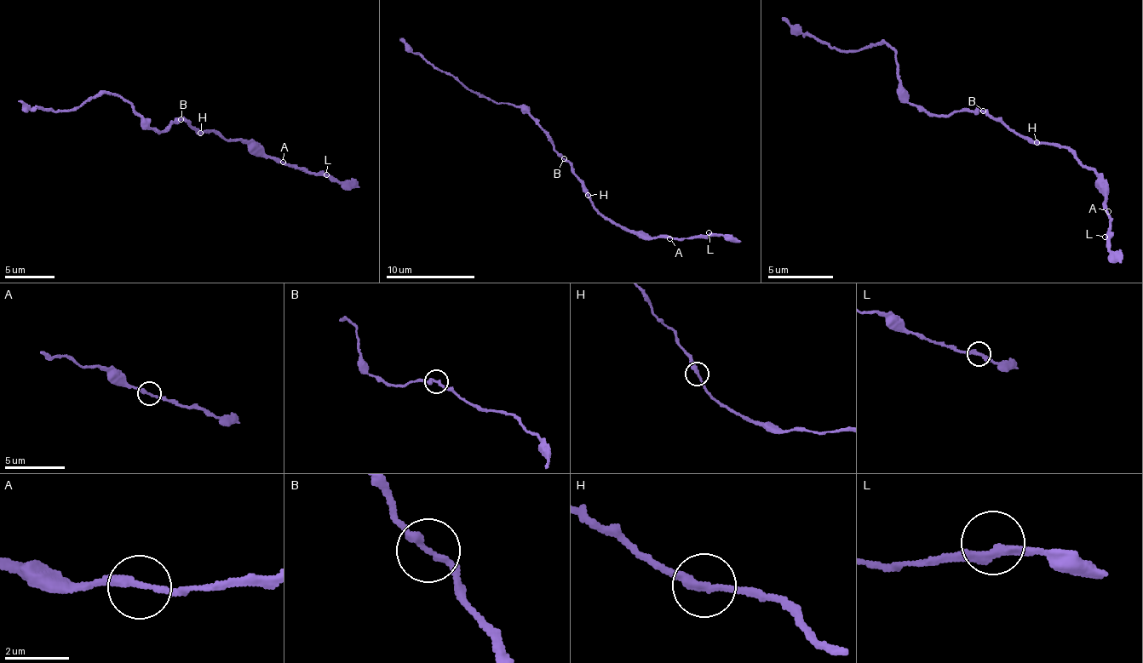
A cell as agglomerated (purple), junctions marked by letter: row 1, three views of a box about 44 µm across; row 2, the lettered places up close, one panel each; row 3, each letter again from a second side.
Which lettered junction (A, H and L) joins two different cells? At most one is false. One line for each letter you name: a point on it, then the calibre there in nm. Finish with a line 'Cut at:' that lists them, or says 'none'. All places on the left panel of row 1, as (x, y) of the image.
Cut at: none

